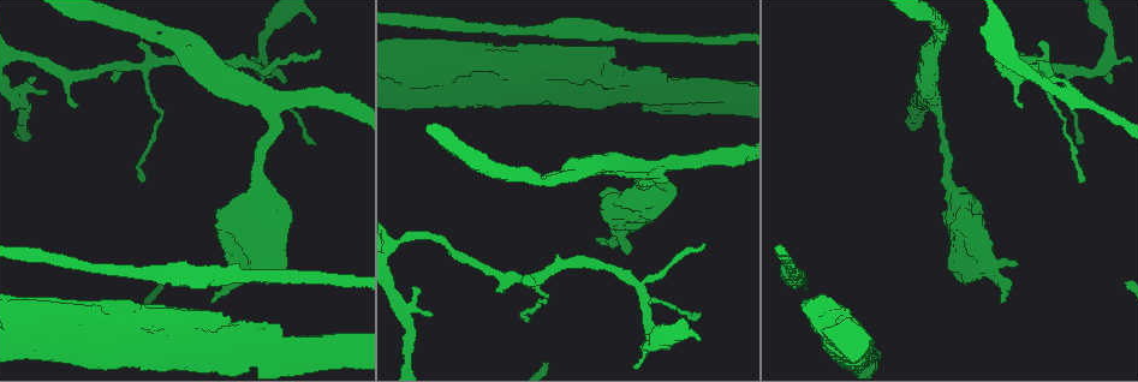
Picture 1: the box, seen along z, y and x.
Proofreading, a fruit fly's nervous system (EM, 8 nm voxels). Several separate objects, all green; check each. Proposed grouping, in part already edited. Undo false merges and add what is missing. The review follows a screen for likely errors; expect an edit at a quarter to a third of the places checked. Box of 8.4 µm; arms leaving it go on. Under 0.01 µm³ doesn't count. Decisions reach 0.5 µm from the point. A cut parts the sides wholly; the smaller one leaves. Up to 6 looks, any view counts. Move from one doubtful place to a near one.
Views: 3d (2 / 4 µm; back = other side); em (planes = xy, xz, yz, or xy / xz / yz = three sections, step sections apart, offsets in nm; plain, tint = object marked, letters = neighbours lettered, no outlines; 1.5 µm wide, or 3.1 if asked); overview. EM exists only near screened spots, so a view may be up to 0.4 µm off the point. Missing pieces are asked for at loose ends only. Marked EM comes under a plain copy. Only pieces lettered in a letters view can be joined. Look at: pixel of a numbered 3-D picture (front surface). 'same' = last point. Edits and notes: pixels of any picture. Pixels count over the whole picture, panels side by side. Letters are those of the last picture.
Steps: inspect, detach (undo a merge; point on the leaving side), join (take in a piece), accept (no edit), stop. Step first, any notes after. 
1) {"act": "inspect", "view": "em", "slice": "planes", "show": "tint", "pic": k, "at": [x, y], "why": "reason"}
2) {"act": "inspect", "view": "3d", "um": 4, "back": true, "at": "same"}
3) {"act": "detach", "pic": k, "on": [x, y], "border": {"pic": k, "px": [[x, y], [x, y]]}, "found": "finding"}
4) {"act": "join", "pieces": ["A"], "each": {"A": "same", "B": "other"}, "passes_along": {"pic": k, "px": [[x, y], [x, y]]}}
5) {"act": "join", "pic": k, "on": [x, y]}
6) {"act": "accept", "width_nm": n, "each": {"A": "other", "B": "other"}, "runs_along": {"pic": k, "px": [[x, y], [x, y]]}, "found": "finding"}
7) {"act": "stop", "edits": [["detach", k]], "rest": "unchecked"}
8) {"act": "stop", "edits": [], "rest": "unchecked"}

{"act": "inspect", "view": "3d", "um": 2, "pic": 1, "at": [603, 34], "why": "thick turns thin"}

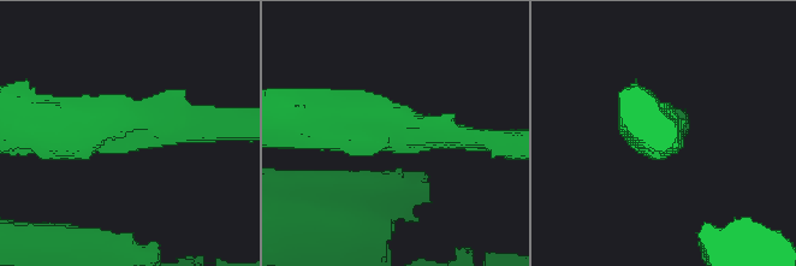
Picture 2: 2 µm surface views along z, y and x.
{"act": "inspect", "view": "em", "slice": "xy", "step": 8, "show": "letters", "pic": 2, "at": [124, 131], "why": "now the EM"}

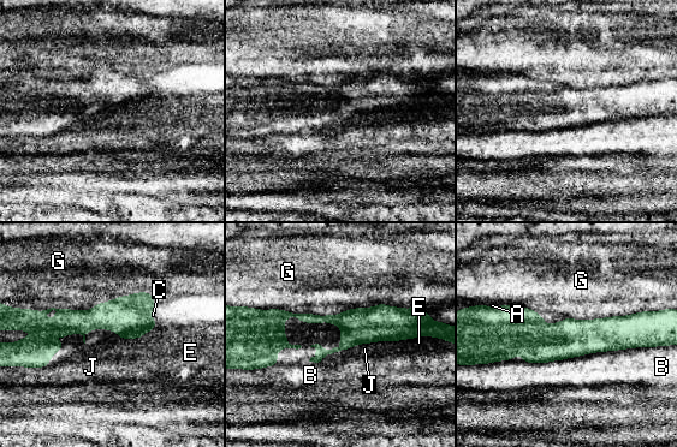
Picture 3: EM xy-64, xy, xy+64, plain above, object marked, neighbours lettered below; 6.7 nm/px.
{"act": "accept", "width_nm": 70, "each": {"A": "other", "B": "other", "C": "other", "E": "other", "G": "other", "J": "other"}, "runs_along": {"pic": 3, "px": [[384, 308], [372, 320], [284, 315], [251, 363]]}, "found": "continuous, no second cell"}

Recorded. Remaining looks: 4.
{"act": "inspect", "view": "em", "slice": "xy", "step": 4, "show": "letters", "pic": 1, "at": [211, 303], "why": "an open end"}

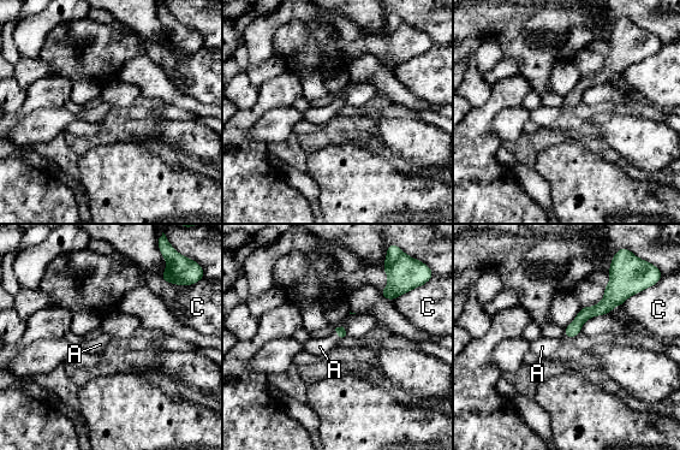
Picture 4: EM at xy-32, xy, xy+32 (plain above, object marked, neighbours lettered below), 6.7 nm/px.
{"act": "inspect", "view": "em", "slice": "yz", "step": 8, "show": "letters", "at": "same", "why": "another direction"}

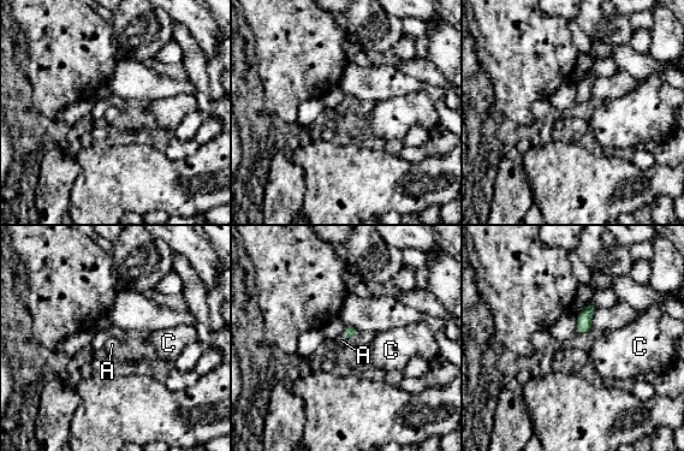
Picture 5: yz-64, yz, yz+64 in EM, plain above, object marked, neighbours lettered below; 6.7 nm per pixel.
{"act": "join", "pic": 5, "on": [342, 340], "each": {"A": "same", "C": "other"}, "passes_along": {"pic": 5, "px": [[349, 332], [346, 337], [342, 340]]}, "found": "it goes on there"}

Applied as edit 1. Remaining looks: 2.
{"act": "stop", "edits": [["join", 5]], "rest": "unchecked"}

